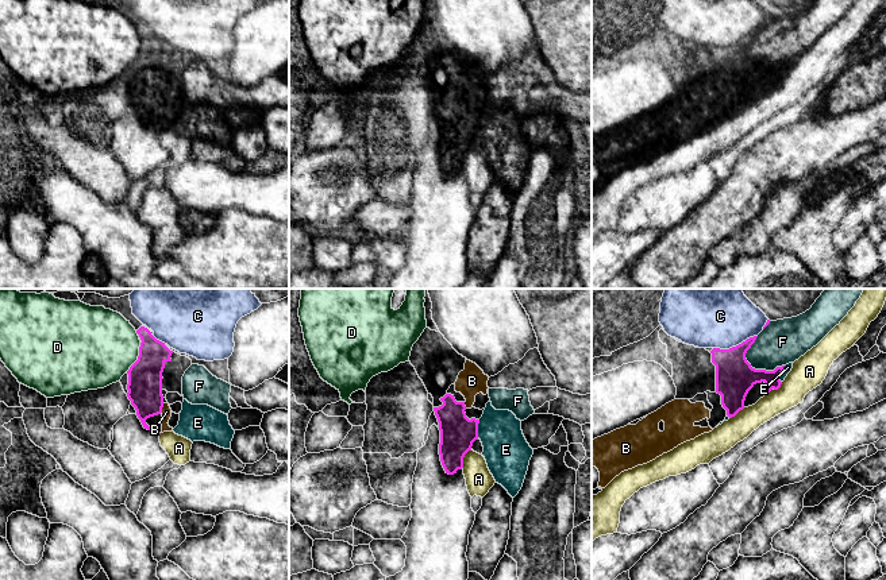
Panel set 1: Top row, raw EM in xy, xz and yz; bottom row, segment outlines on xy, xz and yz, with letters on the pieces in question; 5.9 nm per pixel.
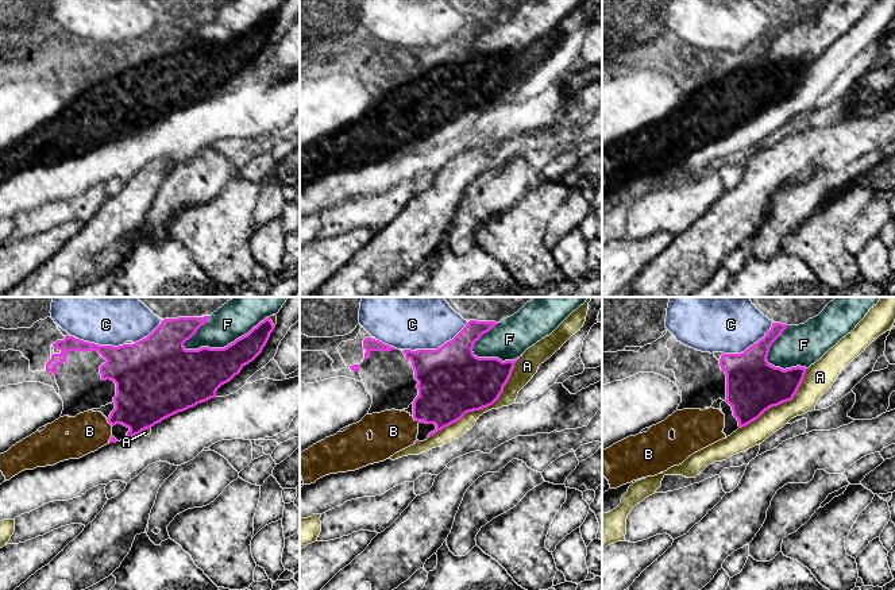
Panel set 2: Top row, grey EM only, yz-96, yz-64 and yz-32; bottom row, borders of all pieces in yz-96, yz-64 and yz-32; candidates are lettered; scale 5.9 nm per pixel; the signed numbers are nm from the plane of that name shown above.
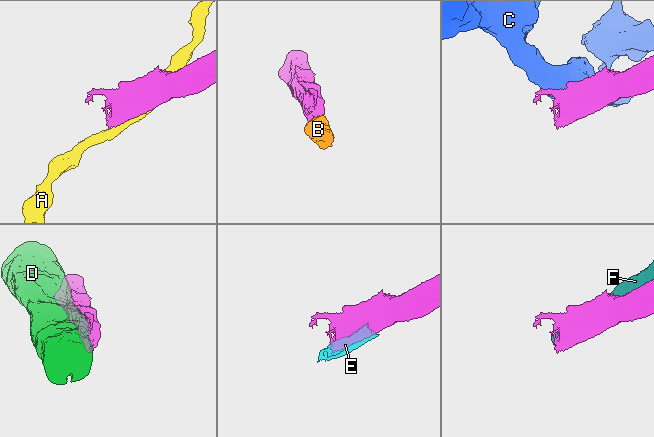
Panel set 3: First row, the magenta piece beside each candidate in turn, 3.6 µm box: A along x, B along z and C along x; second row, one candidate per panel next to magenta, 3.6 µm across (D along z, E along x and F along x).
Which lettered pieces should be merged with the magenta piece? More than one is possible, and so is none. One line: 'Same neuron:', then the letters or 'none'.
Same neuron: B

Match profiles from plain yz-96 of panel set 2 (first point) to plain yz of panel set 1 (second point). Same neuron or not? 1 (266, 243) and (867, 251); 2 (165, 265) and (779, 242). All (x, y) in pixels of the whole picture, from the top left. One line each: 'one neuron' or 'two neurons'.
1: one neuron
2: two neurons

